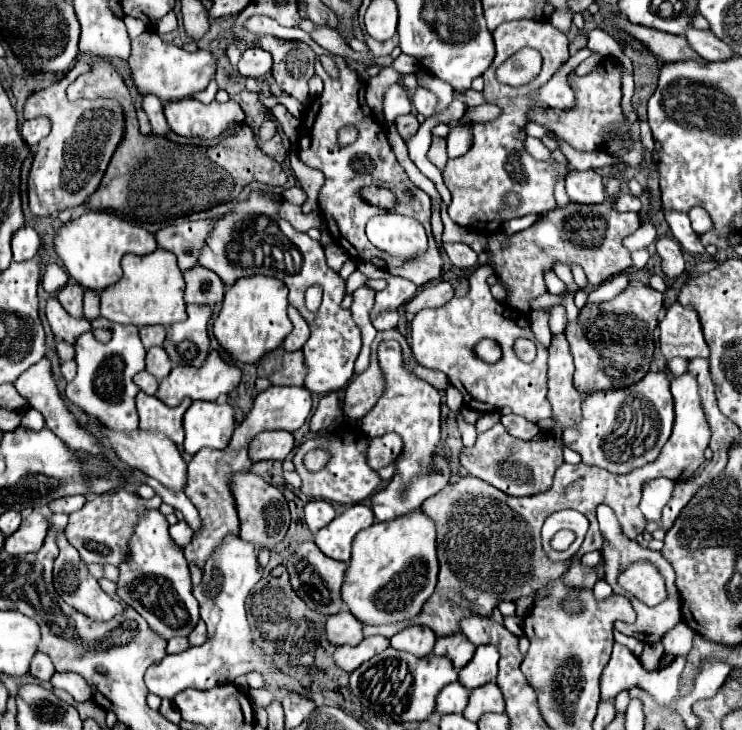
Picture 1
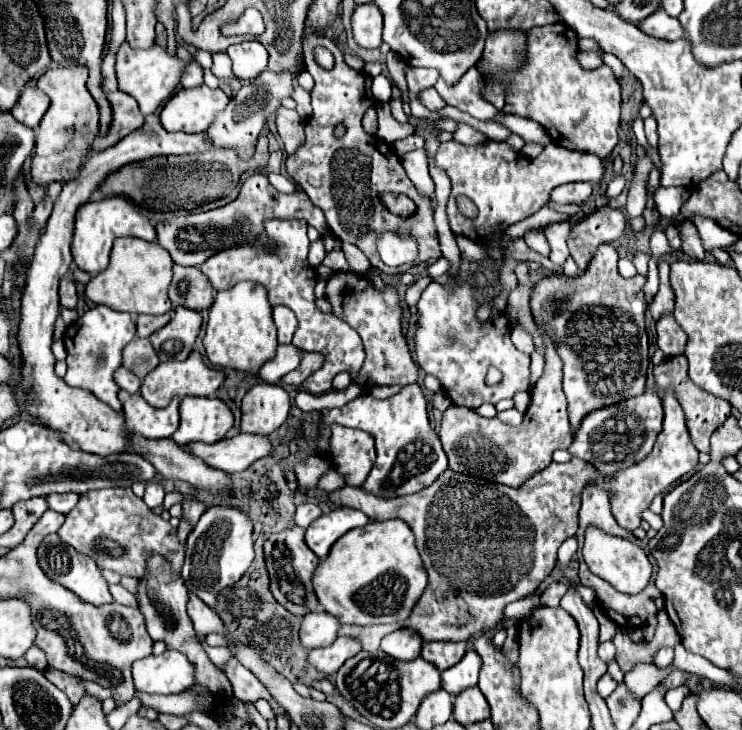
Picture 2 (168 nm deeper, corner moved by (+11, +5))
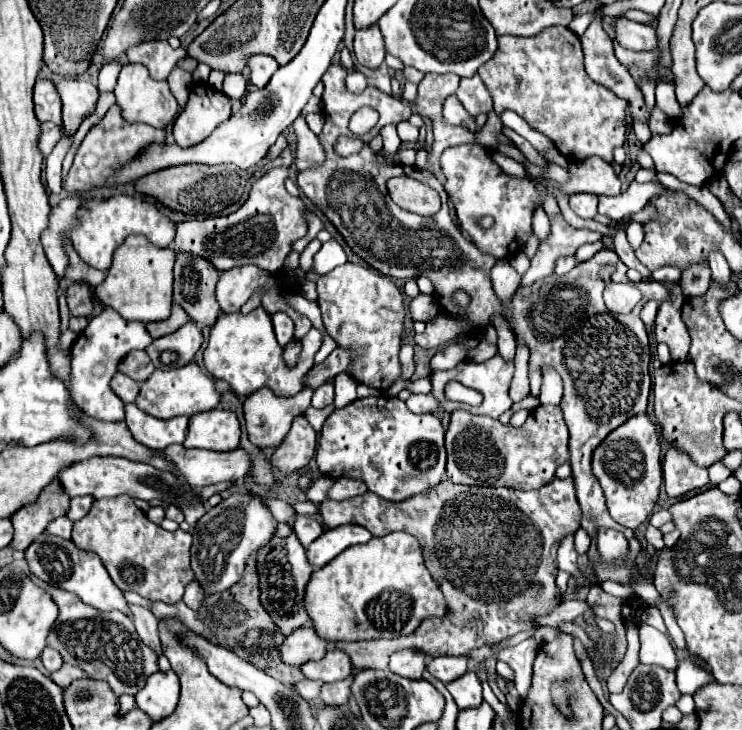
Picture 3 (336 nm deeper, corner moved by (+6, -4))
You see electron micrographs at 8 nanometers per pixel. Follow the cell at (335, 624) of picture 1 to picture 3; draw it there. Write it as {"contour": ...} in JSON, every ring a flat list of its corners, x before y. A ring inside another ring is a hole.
{"contour":[[299,627,289,633,279,647,279,657,287,665,303,665,311,659,321,659,327,651,327,641,321,639,313,627]]}

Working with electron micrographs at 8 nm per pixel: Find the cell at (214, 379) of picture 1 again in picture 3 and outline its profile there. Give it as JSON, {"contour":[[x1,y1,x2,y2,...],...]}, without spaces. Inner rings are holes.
{"contour":[[189,363,189,365,185,365,181,369,173,369,173,371,155,369,153,375,141,385,135,405,141,411,145,411,157,419,171,419,171,417,179,417,179,415,193,417,197,413,213,411,215,407,219,407,219,393,215,391,213,379,209,375,205,375,197,363]]}

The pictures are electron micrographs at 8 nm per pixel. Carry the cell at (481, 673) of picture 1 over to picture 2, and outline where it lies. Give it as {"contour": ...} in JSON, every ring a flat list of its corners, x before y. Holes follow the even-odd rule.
{"contour":[[470,648,456,666,442,672,442,688,448,694,460,694,470,686,476,686,480,666,482,666,480,656,476,654,476,650]]}

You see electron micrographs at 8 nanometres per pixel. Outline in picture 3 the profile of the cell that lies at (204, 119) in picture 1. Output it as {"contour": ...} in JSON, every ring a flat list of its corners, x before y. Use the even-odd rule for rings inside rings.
{"contour":[[195,83,191,87,187,107,173,123,173,137,179,147,193,147,205,141,217,123,231,117,231,101,227,95,215,91,209,83]]}

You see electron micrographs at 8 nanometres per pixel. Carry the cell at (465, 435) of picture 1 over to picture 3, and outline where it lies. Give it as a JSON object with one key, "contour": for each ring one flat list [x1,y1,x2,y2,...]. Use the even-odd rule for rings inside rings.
{"contour":[[411,395,405,403,413,413,441,413,439,403,431,395]]}

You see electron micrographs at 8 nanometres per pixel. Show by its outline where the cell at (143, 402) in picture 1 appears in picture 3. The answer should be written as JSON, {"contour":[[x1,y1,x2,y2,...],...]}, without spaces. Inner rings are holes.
{"contour":[[135,403,125,405,127,427,135,441,149,449,165,449,171,443,183,443,187,435,187,417,173,417,167,421,143,413]]}

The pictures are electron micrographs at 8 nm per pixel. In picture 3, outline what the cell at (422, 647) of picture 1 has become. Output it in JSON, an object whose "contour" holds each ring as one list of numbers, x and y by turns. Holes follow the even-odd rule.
{"contour":[[413,649,397,651,391,655,389,669,407,679,421,679,421,675,425,671,425,653,413,651]]}

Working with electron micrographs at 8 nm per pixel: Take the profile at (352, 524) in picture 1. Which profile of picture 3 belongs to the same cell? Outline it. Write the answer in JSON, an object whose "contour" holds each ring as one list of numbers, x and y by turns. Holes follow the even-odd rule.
{"contour":[[341,525,337,529,329,529,309,545,307,559,313,565,313,569,321,569,347,547,367,543,371,537,373,535,359,525]]}

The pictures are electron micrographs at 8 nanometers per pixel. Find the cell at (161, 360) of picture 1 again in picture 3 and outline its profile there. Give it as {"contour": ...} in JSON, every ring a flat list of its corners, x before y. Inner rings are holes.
{"contour":[[131,351,125,355,125,359,119,363,119,371,127,377,135,379,137,383,143,383,153,371,153,363,145,351]]}

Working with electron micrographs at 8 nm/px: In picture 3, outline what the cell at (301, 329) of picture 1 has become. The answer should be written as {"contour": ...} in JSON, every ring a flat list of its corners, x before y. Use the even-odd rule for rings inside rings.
{"contour":[[283,311,271,315,271,319,273,319,273,327,275,327,277,341,279,341,281,347,285,347,289,341,293,341,293,321]]}

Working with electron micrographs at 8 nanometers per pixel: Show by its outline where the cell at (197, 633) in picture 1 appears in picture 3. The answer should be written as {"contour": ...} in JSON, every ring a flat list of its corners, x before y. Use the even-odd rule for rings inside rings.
{"contour":[[191,581,189,587,185,587,185,597,183,597,183,601,187,603,187,607,197,609,197,607,201,605,203,597,205,597,205,593,201,591,201,585,199,585,197,581]]}

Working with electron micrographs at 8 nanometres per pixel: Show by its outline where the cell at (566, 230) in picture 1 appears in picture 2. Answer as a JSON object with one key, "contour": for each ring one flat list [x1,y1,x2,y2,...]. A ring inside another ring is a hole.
{"contour":[[602,206,592,214,586,214,578,220,568,220,572,230,568,236,568,248,578,264,580,272,588,268,592,254,596,254,600,244,612,242,626,230,626,216,618,208]]}

